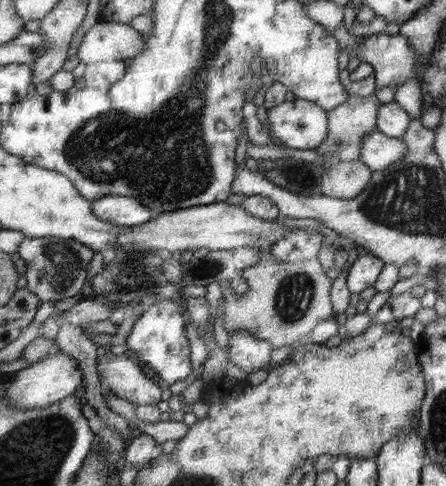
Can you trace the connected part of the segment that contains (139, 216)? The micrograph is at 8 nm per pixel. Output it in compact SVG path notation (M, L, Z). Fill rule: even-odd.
M108 195L94 201L94 214L99 220L115 226L139 226L152 220L151 208L129 196Z

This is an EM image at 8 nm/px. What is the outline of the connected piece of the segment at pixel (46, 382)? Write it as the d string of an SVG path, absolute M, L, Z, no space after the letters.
M57 350L29 368L20 370L14 380L8 384L6 401L8 401L8 405L14 405L18 409L50 407L72 395L78 386L82 386L83 377L83 370L79 368L79 362L67 353Z

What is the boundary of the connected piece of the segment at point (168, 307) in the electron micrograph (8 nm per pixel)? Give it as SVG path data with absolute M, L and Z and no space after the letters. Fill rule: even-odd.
M160 300L143 312L135 322L126 340L128 349L154 369L160 379L168 384L192 378L191 362L188 360L190 341L186 337L186 301Z

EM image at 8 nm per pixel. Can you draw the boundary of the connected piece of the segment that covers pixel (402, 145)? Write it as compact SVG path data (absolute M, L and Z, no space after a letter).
M378 129L368 131L362 137L361 161L371 171L383 171L392 166L394 162L400 162L408 152L406 141L390 137Z

